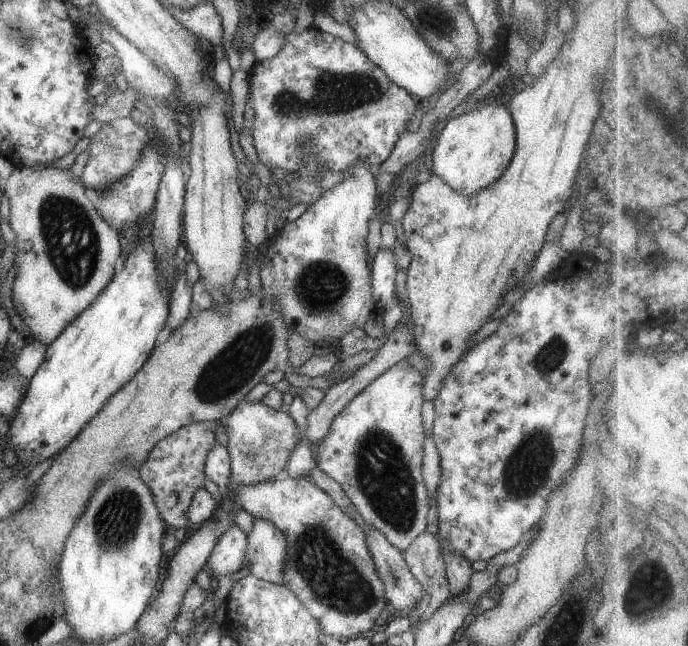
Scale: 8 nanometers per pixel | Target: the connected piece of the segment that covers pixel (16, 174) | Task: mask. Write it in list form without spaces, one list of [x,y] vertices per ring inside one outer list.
[[[16,166],[5,184],[4,194],[10,204],[10,226],[16,234],[16,254],[13,265],[16,276],[11,300],[18,316],[24,320],[30,336],[42,344],[52,344],[110,284],[118,264],[122,264],[120,233],[114,230],[86,197],[85,185],[71,169],[46,167],[30,170]]]

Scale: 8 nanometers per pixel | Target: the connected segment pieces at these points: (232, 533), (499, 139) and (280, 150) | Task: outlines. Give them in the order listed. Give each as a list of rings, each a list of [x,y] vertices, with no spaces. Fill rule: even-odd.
[[[230,526],[226,534],[222,534],[208,557],[205,570],[214,579],[219,576],[228,576],[232,572],[242,570],[244,566],[244,556],[248,544],[246,533],[236,526]]]
[[[484,99],[474,105],[470,112],[446,122],[428,151],[432,174],[464,196],[472,196],[494,184],[506,172],[515,151],[515,126],[508,107]]]
[[[311,26],[302,32],[292,31],[282,40],[285,42],[282,50],[272,58],[256,63],[248,74],[248,94],[251,95],[248,101],[255,112],[251,136],[259,162],[278,174],[294,174],[302,168],[304,150],[310,148],[314,150],[314,156],[318,154],[324,168],[335,172],[352,168],[356,160],[364,160],[372,167],[381,165],[392,153],[400,135],[409,131],[411,118],[421,104],[394,84],[360,47],[339,37]]]

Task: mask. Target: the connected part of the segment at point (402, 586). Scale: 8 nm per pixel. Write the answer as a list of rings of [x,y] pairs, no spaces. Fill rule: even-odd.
[[[372,527],[366,532],[366,540],[378,578],[384,582],[386,598],[392,604],[391,608],[395,614],[407,615],[407,612],[417,608],[416,604],[424,596],[420,582],[410,572],[401,551],[390,544],[382,532]]]

